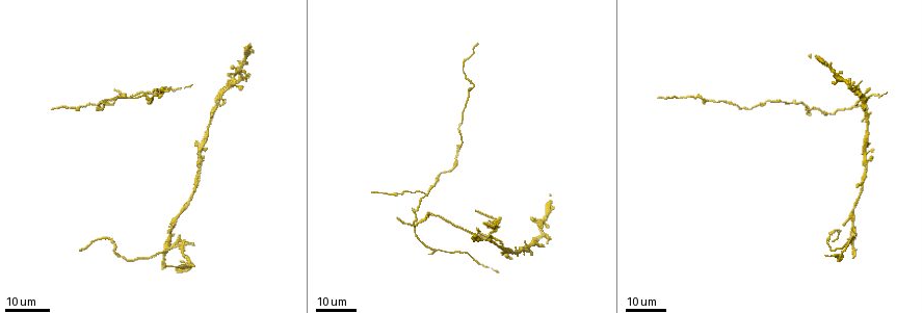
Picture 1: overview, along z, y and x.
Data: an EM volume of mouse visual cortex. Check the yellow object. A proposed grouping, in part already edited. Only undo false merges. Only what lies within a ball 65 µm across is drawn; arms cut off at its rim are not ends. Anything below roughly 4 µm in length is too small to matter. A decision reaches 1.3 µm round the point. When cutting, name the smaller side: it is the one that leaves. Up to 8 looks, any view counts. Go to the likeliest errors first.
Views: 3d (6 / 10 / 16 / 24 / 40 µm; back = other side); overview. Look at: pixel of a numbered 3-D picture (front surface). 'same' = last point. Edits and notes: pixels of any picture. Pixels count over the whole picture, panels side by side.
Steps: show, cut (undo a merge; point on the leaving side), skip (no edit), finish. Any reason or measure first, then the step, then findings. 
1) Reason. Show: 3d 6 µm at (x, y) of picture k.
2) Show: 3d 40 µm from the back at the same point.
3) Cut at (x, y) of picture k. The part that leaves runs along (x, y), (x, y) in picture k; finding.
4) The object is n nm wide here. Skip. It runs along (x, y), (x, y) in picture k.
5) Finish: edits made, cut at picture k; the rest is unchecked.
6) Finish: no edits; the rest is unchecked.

Arms part here. Show: 3d 16 µm at (810, 107) of picture 1.

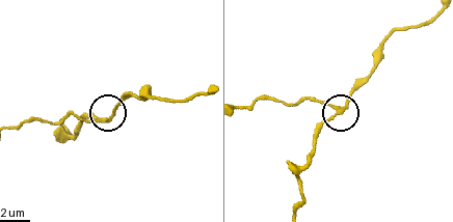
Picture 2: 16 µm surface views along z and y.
Closer look. Show: 3d 10 µm at (337, 107) of picture 2.

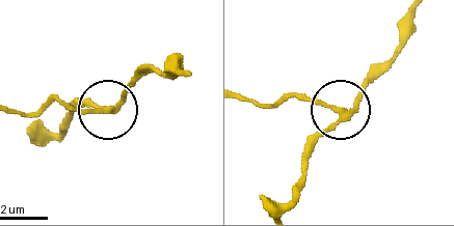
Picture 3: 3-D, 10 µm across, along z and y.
The object is 200 nm wide here. Cut at (308, 100) of picture 3. The part that leaves runs along (337, 110), (309, 99), (267, 104), (243, 99) in picture 3; two neurons meet here.

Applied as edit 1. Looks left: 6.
Thin neck. Show: 3d 24 µm at (701, 99) of picture 1.

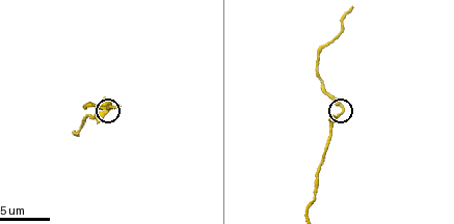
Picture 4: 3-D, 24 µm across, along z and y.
Show: 3d 10 µm at (343, 112) of picture 4.

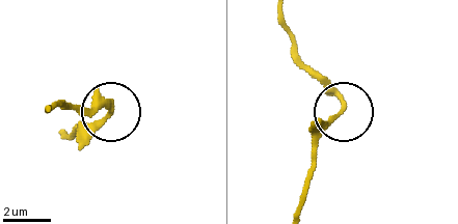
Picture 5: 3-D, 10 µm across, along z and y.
Show: 3d 10 µm from the back at (108, 112) of picture 5.

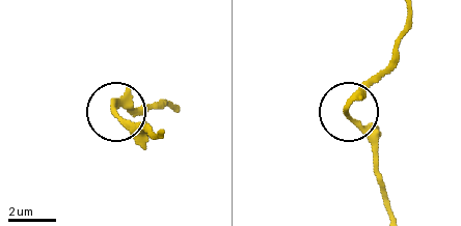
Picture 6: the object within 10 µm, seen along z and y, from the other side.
Skip. It runs along (390, 205), (371, 140), (349, 110), (395, 58) in picture 6; all the same neuron.

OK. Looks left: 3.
Calibre changes. Show: 3d 16 µm at (433, 251) of picture 1.

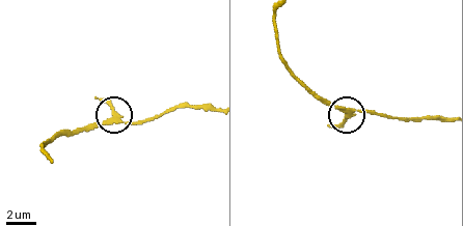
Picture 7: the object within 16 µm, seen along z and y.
Show: 3d 10 µm at (344, 110) of picture 7.

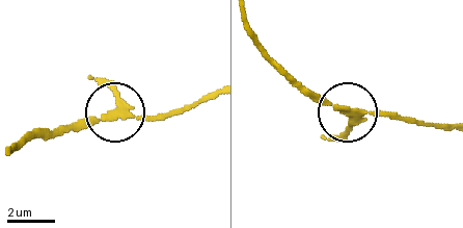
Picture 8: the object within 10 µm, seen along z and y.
Skip. It runs along (445, 126), (421, 126), (391, 114), (345, 114), (287, 80) in picture 8; continuous, no second neuron.

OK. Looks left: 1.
Finish: edits made, cut at picture 3; the rest is unchecked.

